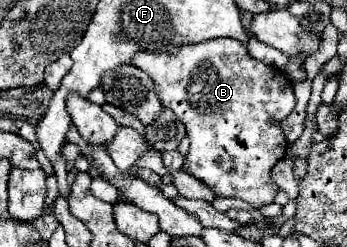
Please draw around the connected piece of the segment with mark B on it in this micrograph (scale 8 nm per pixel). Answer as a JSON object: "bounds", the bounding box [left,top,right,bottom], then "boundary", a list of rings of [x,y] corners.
{"bounds":[133,39,295,209],"boundary":[[[211,39],[195,45],[183,45],[169,53],[139,51],[133,61],[135,67],[151,75],[155,81],[155,93],[161,103],[185,123],[191,147],[183,169],[203,181],[215,197],[235,197],[249,203],[253,209],[261,209],[275,201],[279,187],[271,179],[273,165],[285,157],[287,139],[281,129],[281,121],[293,111],[295,95],[291,81],[277,67],[269,67],[247,53],[247,47],[235,39]]]}

